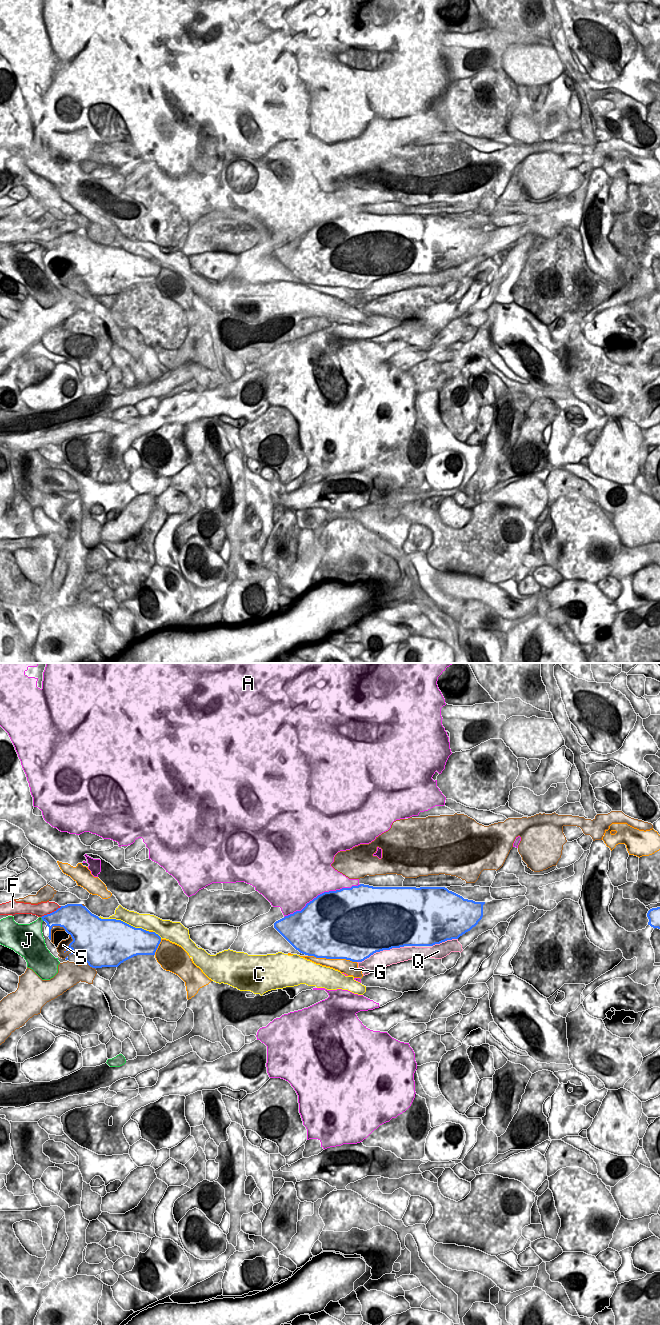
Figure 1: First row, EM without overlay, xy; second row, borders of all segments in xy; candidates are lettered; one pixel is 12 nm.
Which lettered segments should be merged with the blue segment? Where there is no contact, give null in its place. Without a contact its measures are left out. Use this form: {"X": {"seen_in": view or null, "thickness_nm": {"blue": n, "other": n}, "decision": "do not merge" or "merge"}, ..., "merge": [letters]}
{"A": {"seen_in": "xy", "thickness_nm": {"blue": 500, "other": 500}, "decision": "do not merge"}, "C": {"seen_in": "xy", "thickness_nm": {"blue": 500, "other": 170}, "decision": "do not merge"}, "F": {"seen_in": "xy", "thickness_nm": {"blue": 340, "other": 160}, "decision": "do not merge"}, "G": {"seen_in": "xy", "thickness_nm": {"blue": 500, "other": 170}, "decision": "do not merge"}, "J": {"seen_in": "xy", "thickness_nm": {"blue": 220, "other": 300}, "decision": "do not merge"}, "Q": {"seen_in": "xy", "thickness_nm": {"blue": 500, "other": 200}, "decision": "do not merge"}, "S": {"seen_in": "xy", "thickness_nm": {"blue": 360, "other": 120}, "decision": "do not merge"}, "merge": []}

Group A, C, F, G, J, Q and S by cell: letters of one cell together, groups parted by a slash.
A / C F / G / J / Q / S

